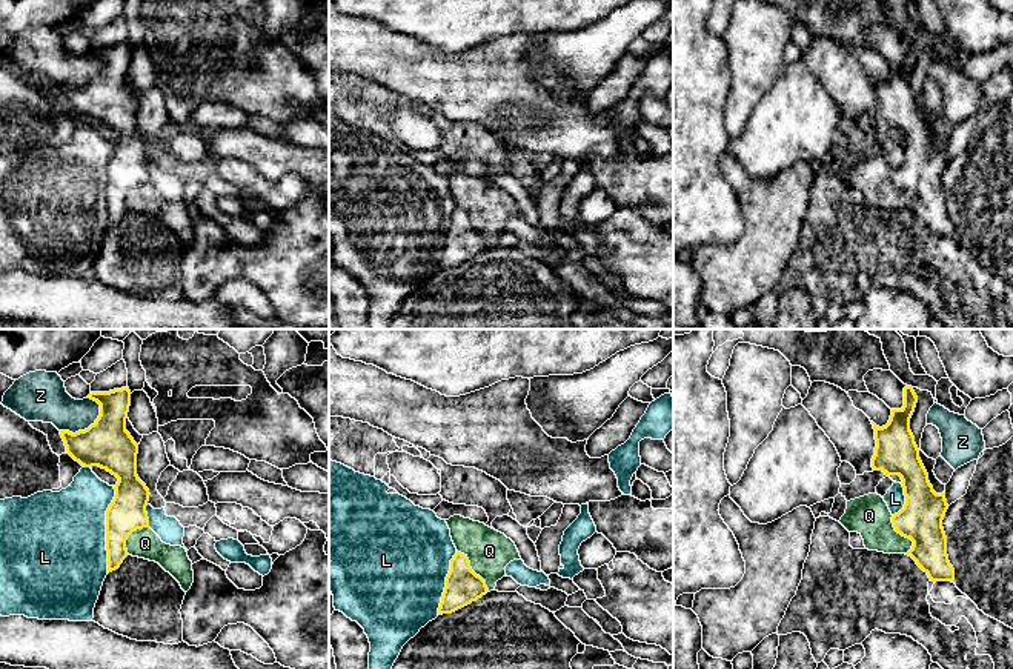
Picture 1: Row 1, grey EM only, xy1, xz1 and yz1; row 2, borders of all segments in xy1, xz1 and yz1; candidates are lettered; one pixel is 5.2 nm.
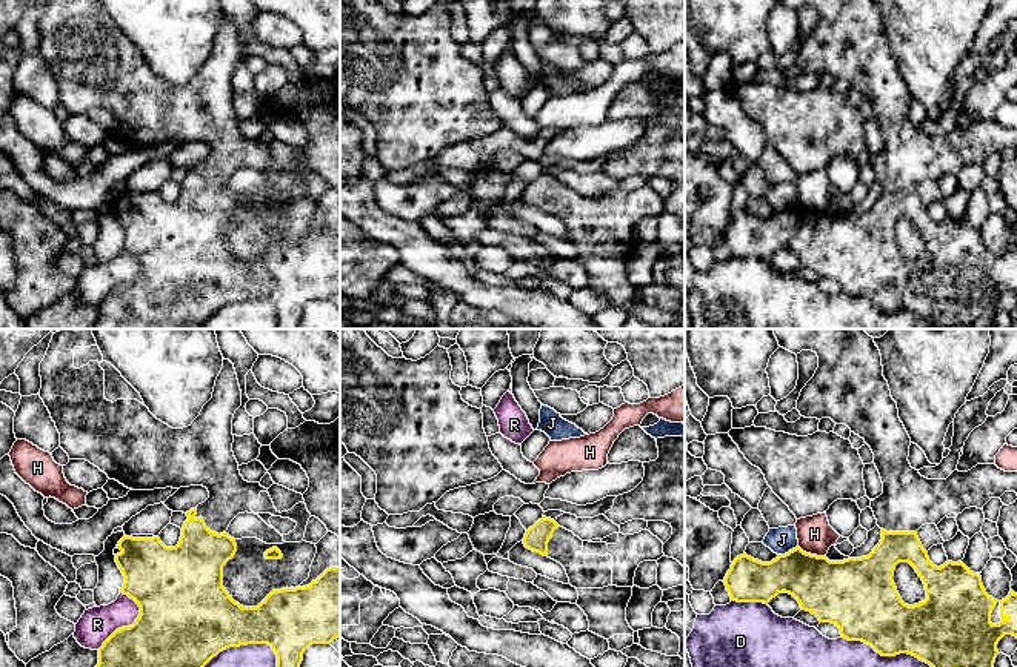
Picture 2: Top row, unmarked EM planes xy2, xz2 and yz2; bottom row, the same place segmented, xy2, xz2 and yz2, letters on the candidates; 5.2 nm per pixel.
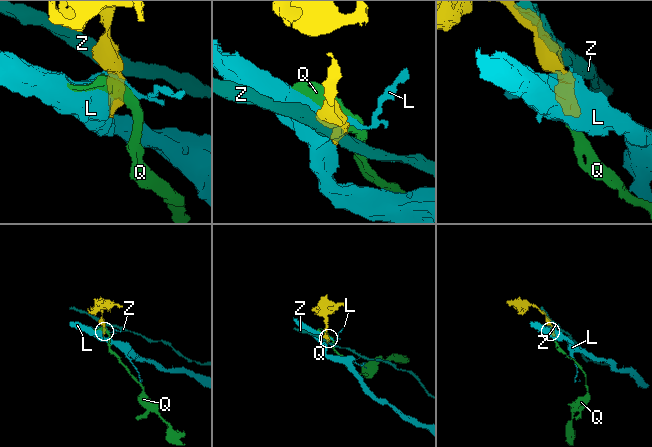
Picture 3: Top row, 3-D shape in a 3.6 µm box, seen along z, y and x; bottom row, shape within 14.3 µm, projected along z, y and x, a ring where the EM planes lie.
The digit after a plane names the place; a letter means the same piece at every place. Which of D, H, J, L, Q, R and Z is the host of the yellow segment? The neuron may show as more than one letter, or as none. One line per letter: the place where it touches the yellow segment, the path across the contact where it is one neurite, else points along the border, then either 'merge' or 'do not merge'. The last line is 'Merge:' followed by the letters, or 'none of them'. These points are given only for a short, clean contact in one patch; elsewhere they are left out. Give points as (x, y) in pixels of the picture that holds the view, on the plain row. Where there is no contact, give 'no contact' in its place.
D: yz2 (750, 257) | do not merge
H: yz2 (813, 211) | along yz2 (799, 202), (806, 208), (825, 212) | do not merge
J: yz2 (790, 206) | do not merge
L: xy1 (106, 185) | do not merge
Q: xz1 (471, 225) | along xz1 (457, 205), (468, 214), (469, 222), (489, 246) | do not merge
R: xy2 (130, 282) | do not merge
Z: xy1 (85, 85) | along xy1 (100, 60), (100, 69), (86, 83), (74, 88), (60, 86) | do not merge
Merge: none of them

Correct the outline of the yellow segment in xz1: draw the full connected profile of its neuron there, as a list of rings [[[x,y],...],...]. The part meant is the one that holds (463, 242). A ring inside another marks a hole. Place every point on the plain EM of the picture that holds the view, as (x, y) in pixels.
[[[457,206],[450,215],[438,269],[452,269],[487,248],[486,237],[472,226],[467,211]]]

